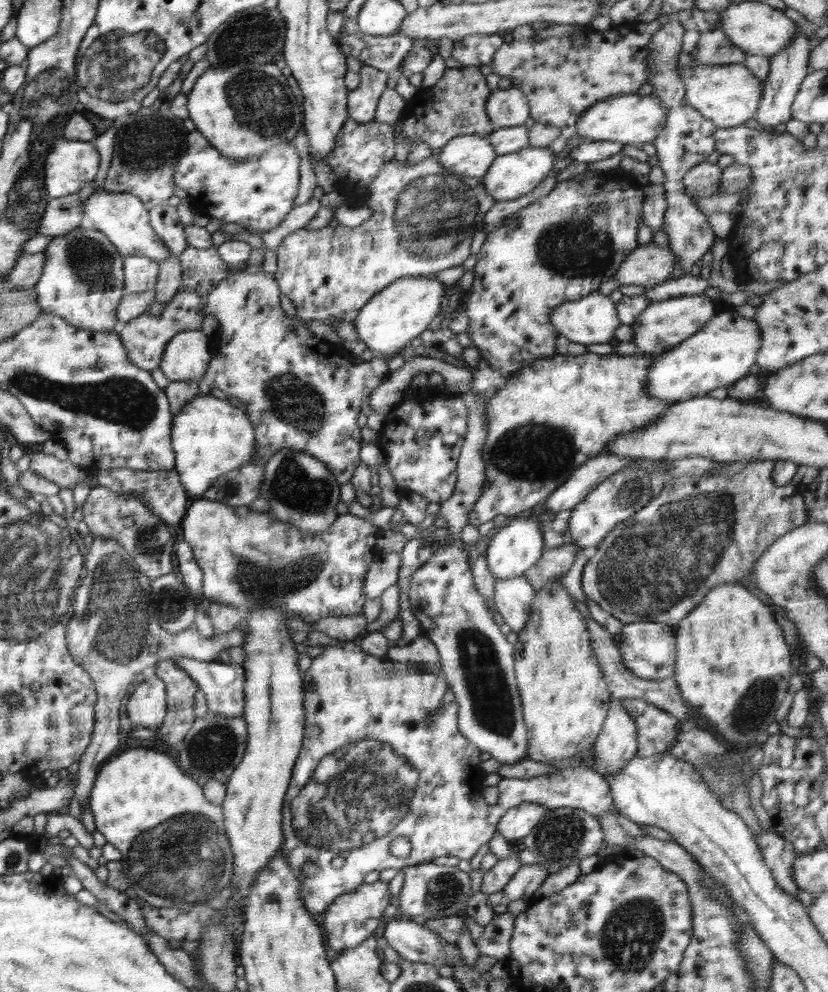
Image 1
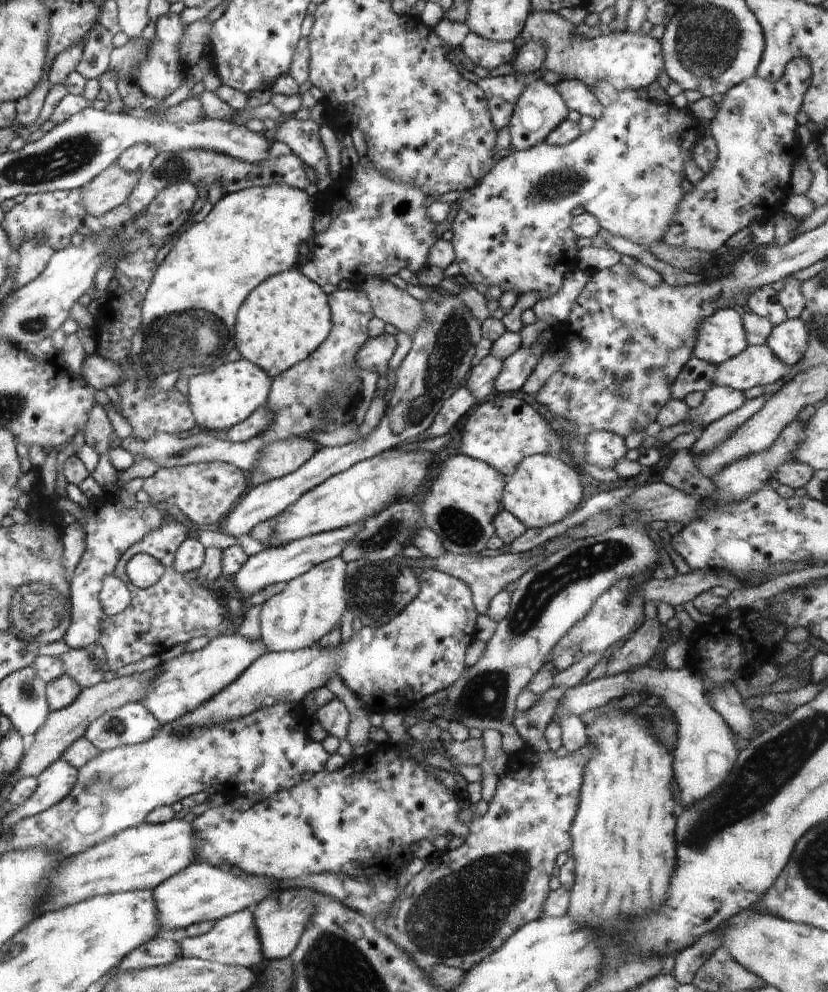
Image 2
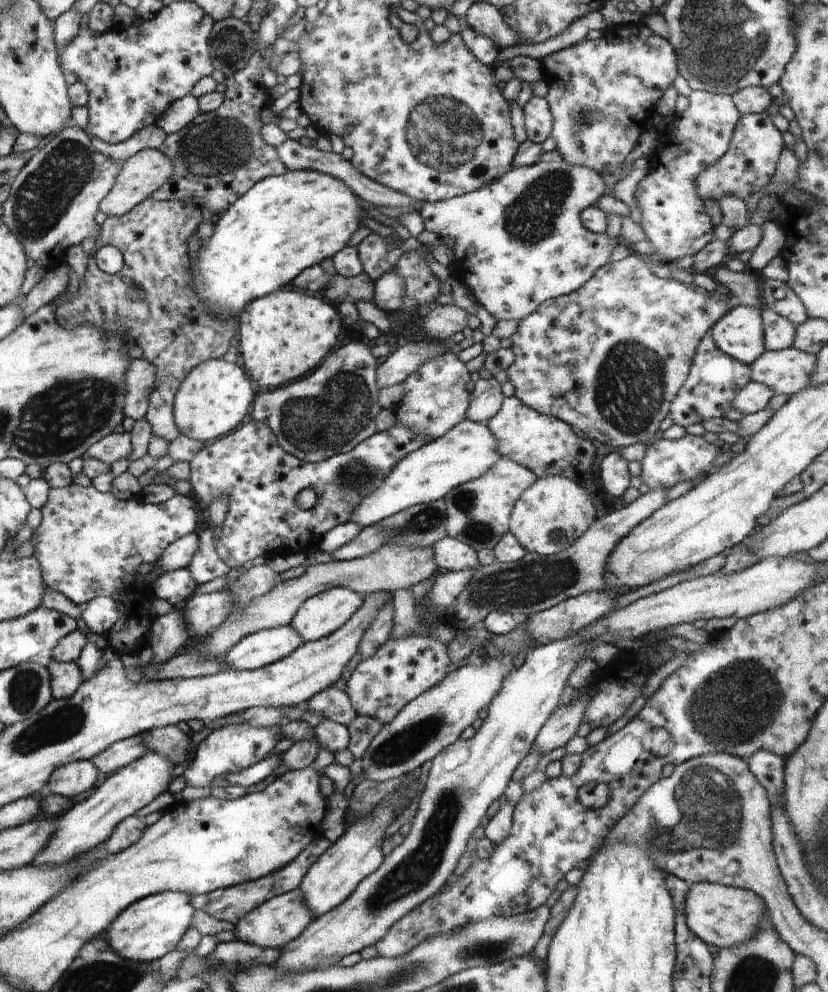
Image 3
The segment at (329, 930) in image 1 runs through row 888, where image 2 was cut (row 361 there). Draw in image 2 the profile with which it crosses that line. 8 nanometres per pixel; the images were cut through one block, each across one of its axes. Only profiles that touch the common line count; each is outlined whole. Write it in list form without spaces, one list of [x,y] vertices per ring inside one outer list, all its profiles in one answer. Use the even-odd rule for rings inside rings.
[[[384,332],[381,336],[370,338],[356,354],[356,367],[361,374],[366,370],[374,370],[378,376],[387,373],[388,364],[397,348],[396,336]]]

